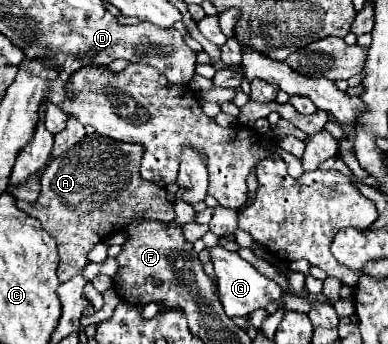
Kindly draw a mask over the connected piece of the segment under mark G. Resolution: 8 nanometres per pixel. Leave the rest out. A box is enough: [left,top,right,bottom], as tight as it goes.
[210,243,282,317]

